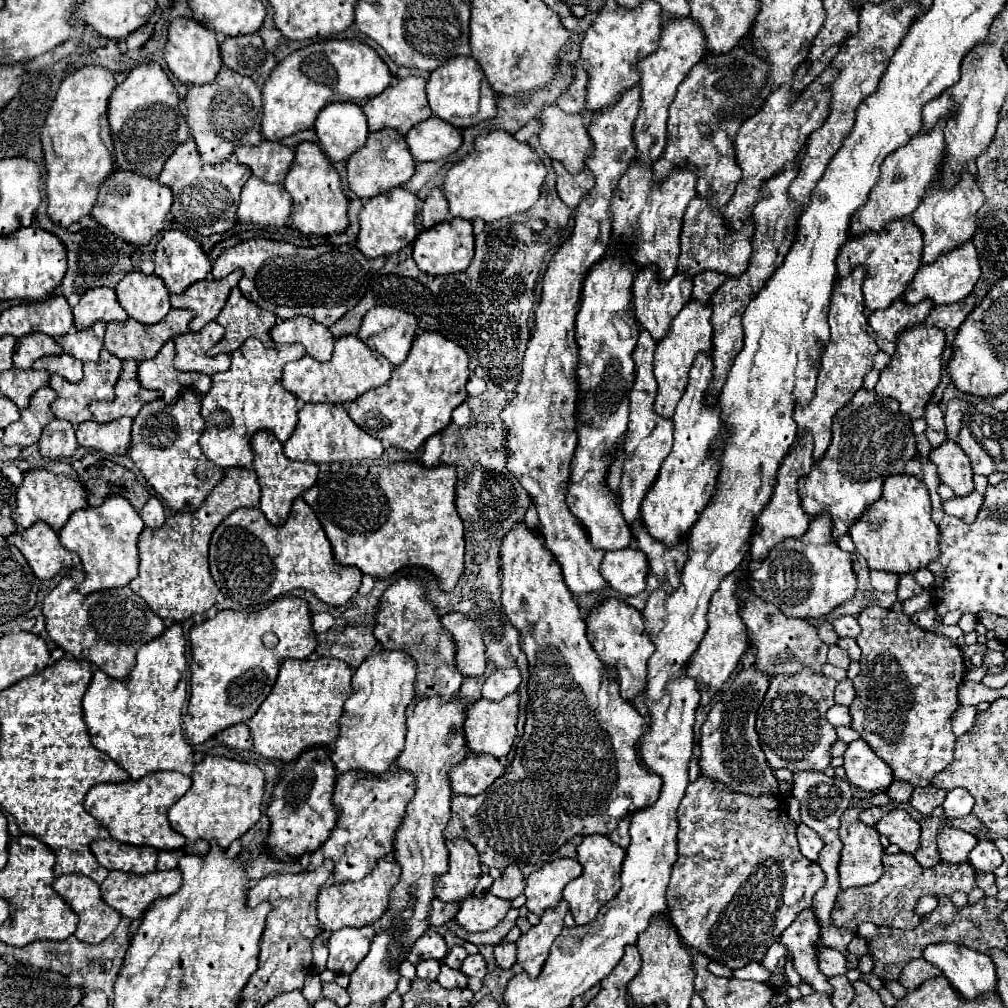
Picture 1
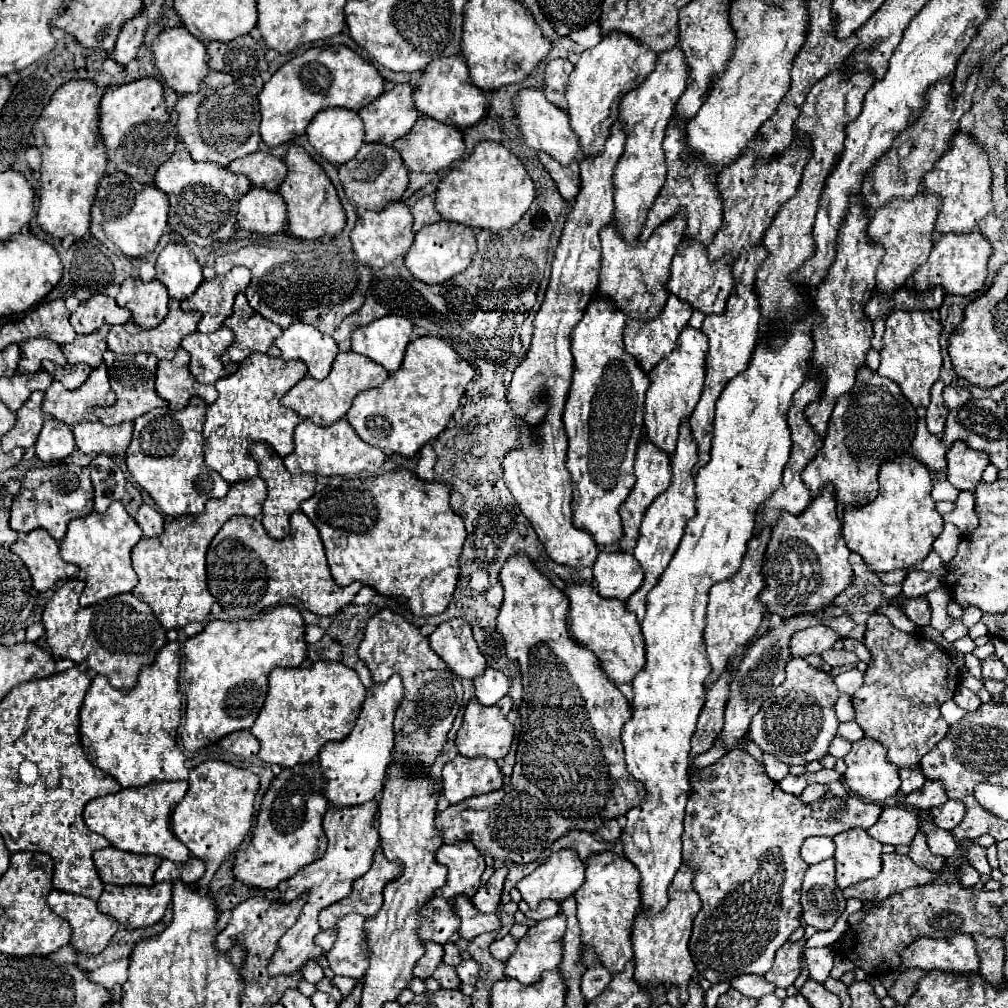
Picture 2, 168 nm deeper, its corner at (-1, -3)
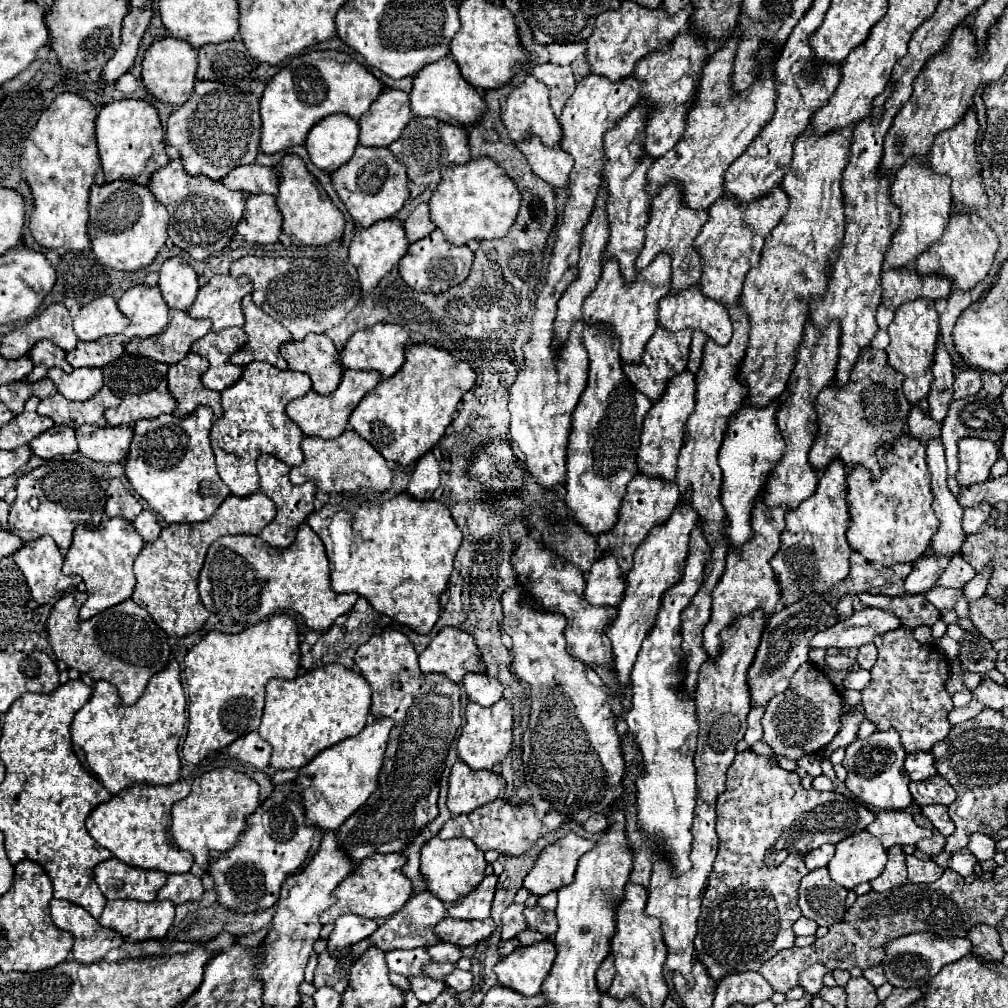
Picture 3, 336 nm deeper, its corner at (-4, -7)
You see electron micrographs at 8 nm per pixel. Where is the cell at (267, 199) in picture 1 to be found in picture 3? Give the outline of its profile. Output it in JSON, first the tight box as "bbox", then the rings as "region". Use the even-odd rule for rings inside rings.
{"bbox":[236,194,282,244],"region":[[[270,194],[248,196],[242,220],[236,232],[250,244],[274,244],[282,234],[282,216],[276,208],[276,198]]]}

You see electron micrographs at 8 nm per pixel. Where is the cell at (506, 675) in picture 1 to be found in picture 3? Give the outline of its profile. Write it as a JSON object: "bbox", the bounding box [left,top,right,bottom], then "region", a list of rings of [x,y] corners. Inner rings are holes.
{"bbox":[464,674,504,706],"region":[[[468,674],[464,676],[464,688],[468,698],[480,706],[492,706],[502,698],[504,686],[496,678],[488,678],[486,674]]]}

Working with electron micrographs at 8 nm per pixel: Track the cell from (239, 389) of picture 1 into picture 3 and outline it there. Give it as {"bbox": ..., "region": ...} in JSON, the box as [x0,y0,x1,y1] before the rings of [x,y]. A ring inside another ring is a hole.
{"bbox":[210,362,310,496],"region":[[[250,362],[244,366],[244,374],[240,376],[240,380],[232,388],[222,390],[224,414],[214,420],[210,440],[218,474],[234,496],[248,496],[258,492],[260,486],[256,460],[264,452],[280,458],[288,466],[302,464],[304,456],[300,450],[300,442],[304,434],[286,416],[286,404],[294,398],[304,396],[310,388],[310,376],[304,372],[278,370],[268,362]]]}

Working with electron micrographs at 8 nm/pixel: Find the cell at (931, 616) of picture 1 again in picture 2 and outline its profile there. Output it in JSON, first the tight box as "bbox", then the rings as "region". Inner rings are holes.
{"bbox":[891,596,931,628],"region":[[[899,596],[899,598],[893,598],[891,602],[897,602],[901,606],[901,610],[905,612],[905,616],[919,628],[923,626],[929,626],[929,618],[931,618],[931,610],[929,610],[929,602],[927,598],[905,598],[905,596]]]}

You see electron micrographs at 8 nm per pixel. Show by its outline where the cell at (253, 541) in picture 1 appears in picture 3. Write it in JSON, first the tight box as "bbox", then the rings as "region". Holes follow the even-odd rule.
{"bbox":[198,522,360,634],"region":[[[306,522],[300,524],[294,544],[282,550],[250,534],[218,538],[206,554],[198,590],[202,604],[218,614],[226,632],[232,634],[258,624],[278,610],[294,610],[304,618],[308,628],[328,630],[334,620],[340,614],[348,614],[360,598],[358,594],[338,594],[330,588],[324,544]]]}

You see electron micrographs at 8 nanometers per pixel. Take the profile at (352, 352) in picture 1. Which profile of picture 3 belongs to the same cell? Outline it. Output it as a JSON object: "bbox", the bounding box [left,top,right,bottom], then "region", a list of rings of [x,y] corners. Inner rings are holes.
{"bbox":[286,370,382,438],"region":[[[344,370],[342,380],[338,384],[338,388],[328,394],[322,396],[314,390],[310,390],[308,394],[288,402],[286,406],[286,414],[300,426],[300,430],[304,432],[304,436],[320,436],[320,438],[338,438],[348,424],[348,416],[352,414],[352,410],[360,404],[360,400],[372,392],[372,388],[378,386],[378,382],[382,380],[380,372],[356,372],[356,370]]]}

